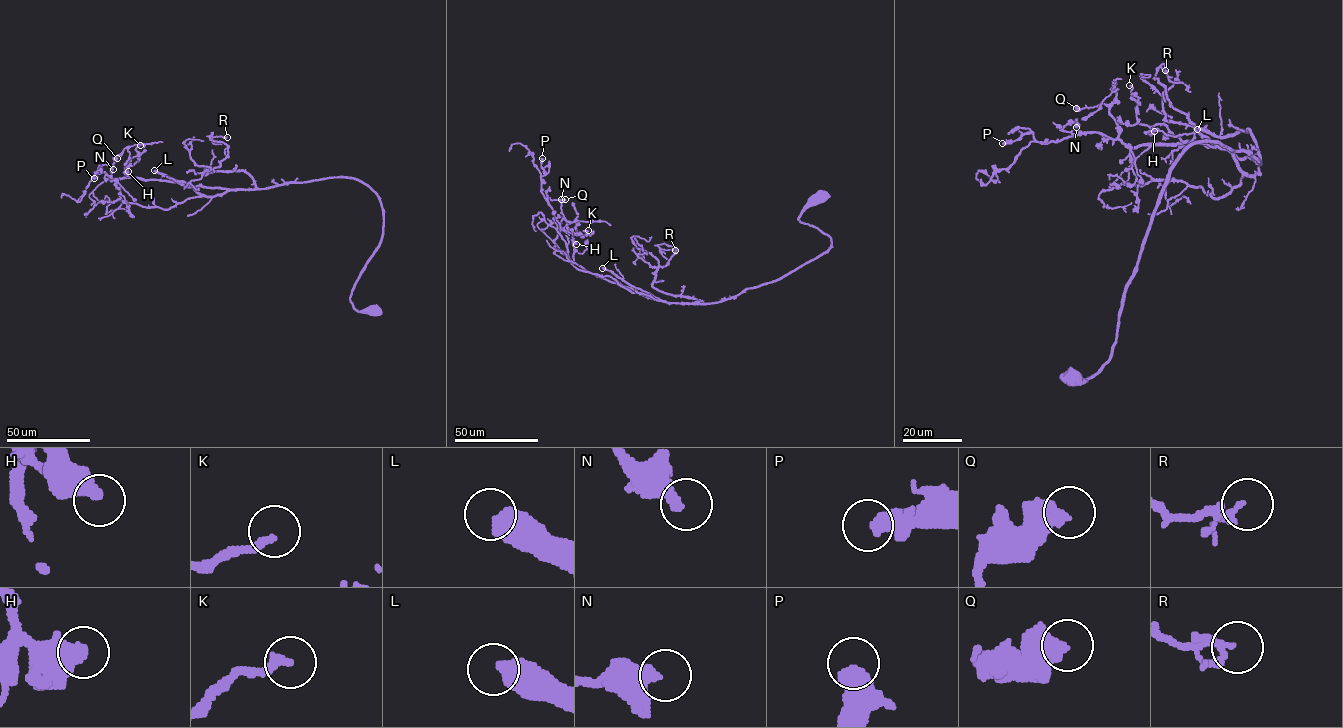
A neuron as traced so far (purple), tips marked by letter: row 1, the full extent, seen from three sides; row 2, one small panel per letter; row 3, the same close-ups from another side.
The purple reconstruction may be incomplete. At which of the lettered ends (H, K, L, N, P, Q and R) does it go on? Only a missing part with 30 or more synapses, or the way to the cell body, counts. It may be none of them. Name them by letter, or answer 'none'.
L

